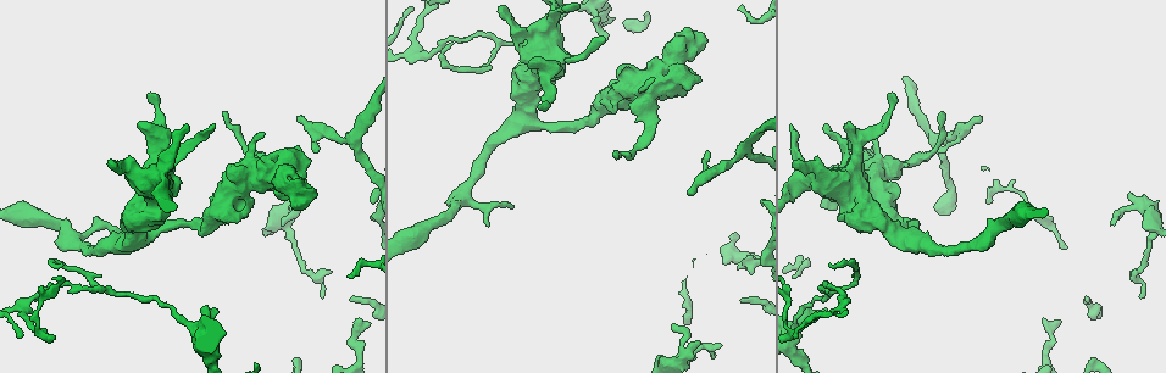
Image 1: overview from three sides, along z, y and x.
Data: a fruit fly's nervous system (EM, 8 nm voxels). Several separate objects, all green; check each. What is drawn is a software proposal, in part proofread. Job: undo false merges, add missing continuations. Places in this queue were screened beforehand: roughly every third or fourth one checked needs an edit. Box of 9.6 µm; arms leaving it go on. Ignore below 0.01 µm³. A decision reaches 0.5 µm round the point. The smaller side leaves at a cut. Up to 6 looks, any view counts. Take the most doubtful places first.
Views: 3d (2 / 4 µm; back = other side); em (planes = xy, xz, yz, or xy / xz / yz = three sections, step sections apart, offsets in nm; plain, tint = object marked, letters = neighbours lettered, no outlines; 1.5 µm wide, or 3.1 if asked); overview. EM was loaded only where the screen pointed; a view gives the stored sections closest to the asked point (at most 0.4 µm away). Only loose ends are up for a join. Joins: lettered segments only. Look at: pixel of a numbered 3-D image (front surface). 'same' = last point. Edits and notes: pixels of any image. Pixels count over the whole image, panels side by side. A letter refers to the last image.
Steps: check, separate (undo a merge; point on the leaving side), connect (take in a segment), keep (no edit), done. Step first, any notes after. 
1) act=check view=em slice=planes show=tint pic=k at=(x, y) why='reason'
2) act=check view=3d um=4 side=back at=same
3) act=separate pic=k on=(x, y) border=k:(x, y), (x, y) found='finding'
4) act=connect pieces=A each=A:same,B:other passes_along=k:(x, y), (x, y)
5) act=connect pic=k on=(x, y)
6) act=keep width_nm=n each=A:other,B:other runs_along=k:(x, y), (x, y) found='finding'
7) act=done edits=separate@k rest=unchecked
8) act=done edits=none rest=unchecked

act=check view=em slice=xy step=4 show=letters pic=1 at=(683, 354) why='thick turns thin'

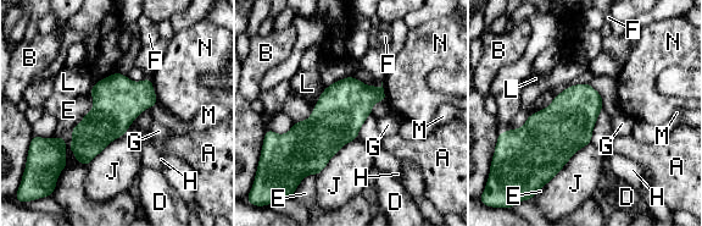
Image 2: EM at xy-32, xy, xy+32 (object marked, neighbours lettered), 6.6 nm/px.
act=keep each=A:other,B:other,D:other,E:other,F:other,G:other,H:other,J:other,L:other,M:other,N:other border=2:(590, 142), (580, 148), (547, 182) found='continuous, no second neuron'

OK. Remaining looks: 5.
act=check view=em slice=planes show=letters pic=1 at=(264, 135)

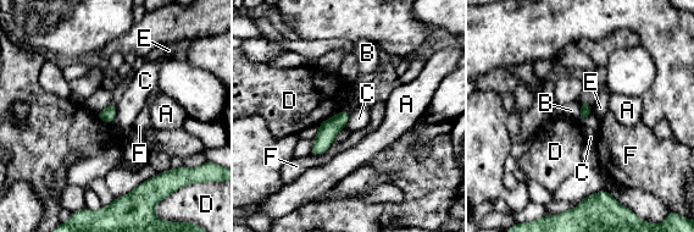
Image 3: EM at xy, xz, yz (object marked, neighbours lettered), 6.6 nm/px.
act=keep each=A:other,B:other,C:other,D:other,E:other,F:other border=3:(117, 105), (117, 112), (110, 123) found='none of them fits'

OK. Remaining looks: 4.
act=check view=em slice=yz step=4 show=tint pic=1 at=(703, 346) why='abrupt turn'

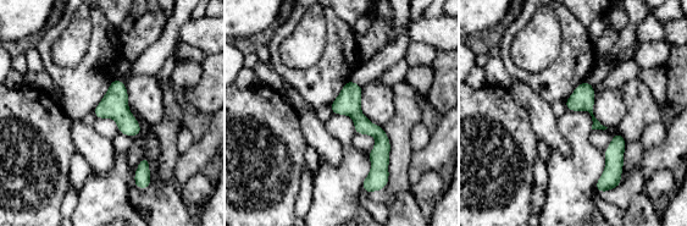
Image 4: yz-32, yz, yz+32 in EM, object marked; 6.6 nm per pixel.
act=check view=em slice=yz step=4 show=letters at=same why='what lies round it'

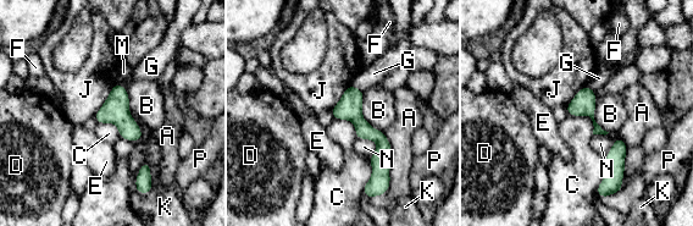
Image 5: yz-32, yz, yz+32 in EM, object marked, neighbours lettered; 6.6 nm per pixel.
act=keep each=A:other,B:other,C:other,D:other,E:other,F:other,G:other,J:other,K:other,M:other,N:other,P:other border=5:(147, 160), (139, 169), (136, 189) found='continuous, no second neuron'

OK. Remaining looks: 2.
act=done edits=none rest=unchecked

